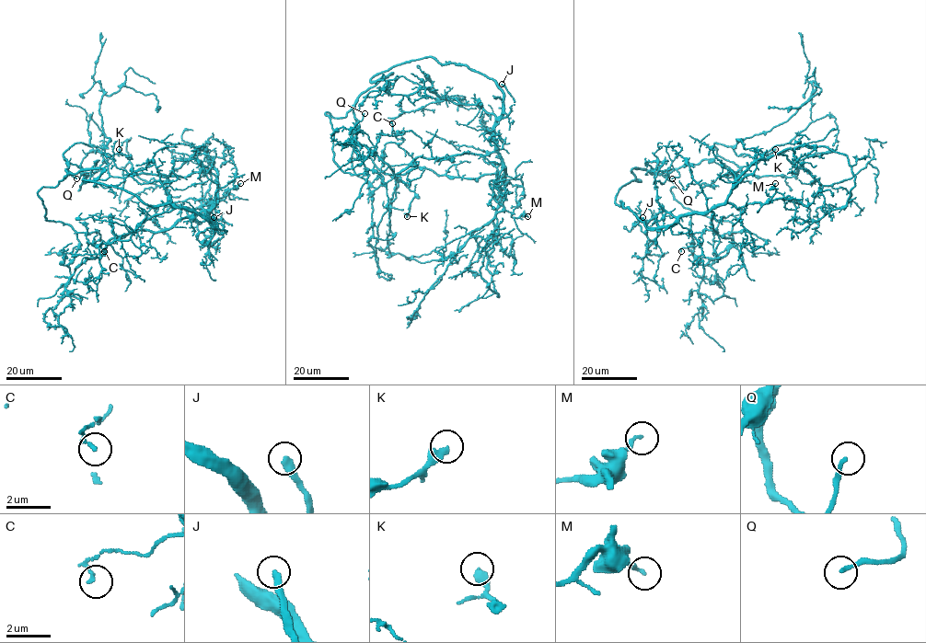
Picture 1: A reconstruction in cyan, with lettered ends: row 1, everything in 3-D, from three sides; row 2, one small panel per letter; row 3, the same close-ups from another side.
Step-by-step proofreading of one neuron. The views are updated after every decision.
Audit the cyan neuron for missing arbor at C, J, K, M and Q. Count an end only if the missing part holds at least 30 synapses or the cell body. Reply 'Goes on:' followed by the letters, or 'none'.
Goes on: J, Q

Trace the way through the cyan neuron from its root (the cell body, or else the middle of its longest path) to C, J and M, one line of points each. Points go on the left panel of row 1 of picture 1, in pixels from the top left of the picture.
C: (144, 203), (185, 208), (215, 228), (207, 212), (201, 212), (157, 232), (140, 229), (118, 235), (104, 251)
J: (144, 203), (174, 204), (185, 208), (203, 216), (214, 228), (219, 223), (226, 231), (219, 228), (214, 217)
M: (144, 203), (185, 208), (215, 228), (207, 216), (214, 202), (202, 207), (240, 183)

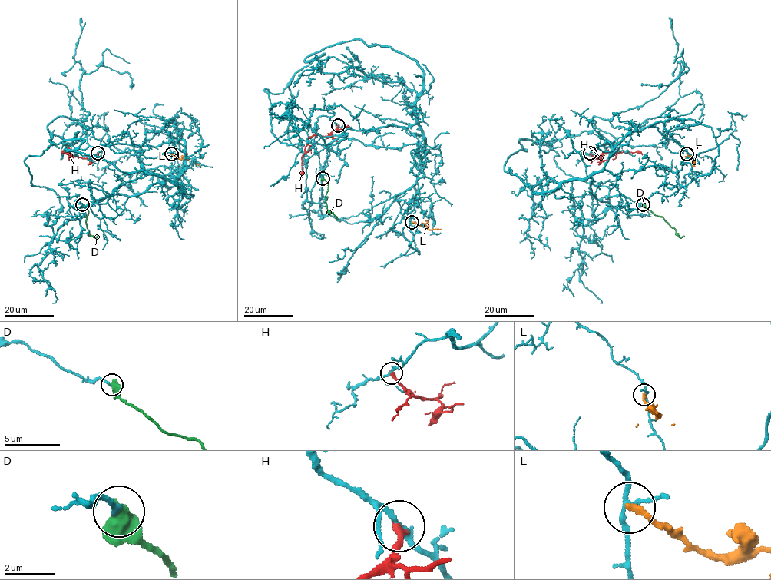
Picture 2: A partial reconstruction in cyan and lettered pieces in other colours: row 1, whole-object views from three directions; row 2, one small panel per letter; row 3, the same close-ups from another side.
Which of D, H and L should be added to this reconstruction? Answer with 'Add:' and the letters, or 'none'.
Add: D

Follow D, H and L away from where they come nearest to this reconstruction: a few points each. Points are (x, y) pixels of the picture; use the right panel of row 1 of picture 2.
D: (643, 204), (655, 214), (661, 216), (675, 230), (679, 237), (684, 236)
H: (590, 153), (593, 157), (600, 159), (603, 153), (612, 151), (637, 152), (642, 154)
L: (687, 154), (694, 160), (694, 167)

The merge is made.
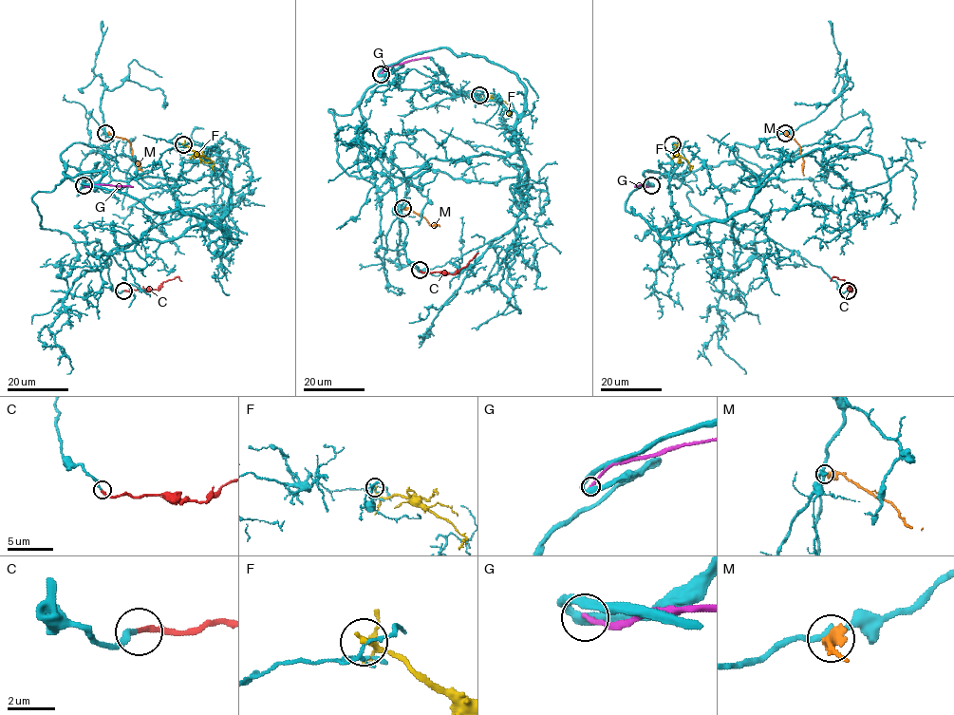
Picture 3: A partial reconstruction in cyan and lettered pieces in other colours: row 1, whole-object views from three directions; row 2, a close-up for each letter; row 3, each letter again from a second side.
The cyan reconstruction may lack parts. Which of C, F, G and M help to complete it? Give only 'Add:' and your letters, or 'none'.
Add: C

